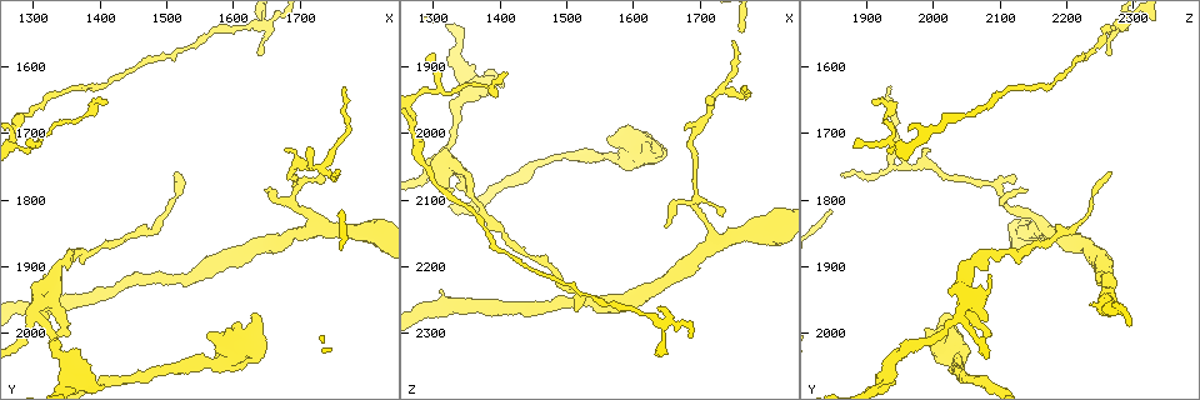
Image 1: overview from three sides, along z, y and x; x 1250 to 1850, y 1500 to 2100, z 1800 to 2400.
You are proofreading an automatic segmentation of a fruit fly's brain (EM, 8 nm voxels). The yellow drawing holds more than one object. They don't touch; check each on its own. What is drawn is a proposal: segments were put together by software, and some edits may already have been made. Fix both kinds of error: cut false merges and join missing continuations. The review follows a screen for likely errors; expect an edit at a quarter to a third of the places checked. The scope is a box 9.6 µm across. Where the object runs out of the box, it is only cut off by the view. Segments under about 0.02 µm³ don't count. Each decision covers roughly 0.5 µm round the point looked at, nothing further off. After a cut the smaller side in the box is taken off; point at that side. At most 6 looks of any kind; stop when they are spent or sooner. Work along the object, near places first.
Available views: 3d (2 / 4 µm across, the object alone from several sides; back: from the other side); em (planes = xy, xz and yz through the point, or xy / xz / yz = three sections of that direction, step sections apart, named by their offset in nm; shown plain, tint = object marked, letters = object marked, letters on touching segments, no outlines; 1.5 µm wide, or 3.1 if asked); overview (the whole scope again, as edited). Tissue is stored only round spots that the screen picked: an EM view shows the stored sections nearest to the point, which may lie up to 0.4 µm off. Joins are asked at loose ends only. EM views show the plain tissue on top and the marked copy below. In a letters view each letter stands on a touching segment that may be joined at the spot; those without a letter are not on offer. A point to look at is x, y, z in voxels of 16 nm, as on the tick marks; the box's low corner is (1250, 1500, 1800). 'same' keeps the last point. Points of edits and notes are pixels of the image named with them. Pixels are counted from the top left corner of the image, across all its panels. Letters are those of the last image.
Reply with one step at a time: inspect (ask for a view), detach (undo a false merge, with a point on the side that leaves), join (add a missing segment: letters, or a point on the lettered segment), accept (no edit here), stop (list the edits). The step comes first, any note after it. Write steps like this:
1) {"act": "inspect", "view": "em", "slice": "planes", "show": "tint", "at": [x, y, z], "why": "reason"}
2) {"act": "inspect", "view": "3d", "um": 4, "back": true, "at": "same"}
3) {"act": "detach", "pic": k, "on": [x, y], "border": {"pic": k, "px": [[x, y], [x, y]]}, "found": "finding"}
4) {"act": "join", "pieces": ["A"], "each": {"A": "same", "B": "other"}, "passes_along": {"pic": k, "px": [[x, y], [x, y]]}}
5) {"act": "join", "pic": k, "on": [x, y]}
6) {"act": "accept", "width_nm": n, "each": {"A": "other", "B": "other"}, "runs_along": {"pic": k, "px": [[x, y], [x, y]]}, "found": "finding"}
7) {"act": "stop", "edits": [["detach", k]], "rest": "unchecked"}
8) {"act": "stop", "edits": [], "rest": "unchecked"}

{"act": "inspect", "view": "em", "slice": "planes", "show": "letters", "at": [1735, 1770, 2120], "why": "thin end"}

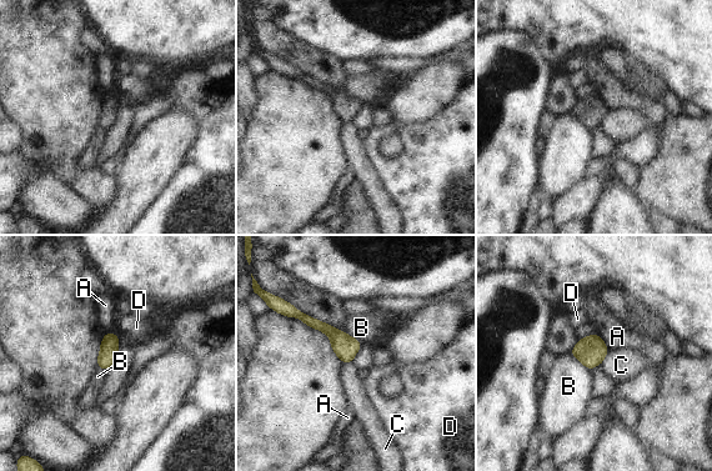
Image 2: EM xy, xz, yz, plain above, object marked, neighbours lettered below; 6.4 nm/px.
{"act": "accept", "each": {"A": "other", "B": "other", "C": "other", "D": "other"}, "runs_along": {"pic": 2, "px": [[295, 314], [324, 326], [350, 359]]}, "found": "no lettered segment goes on from it"}

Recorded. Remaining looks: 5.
{"act": "inspect", "view": "em", "slice": "planes", "show": "tint", "at": [1770, 1630, 1940], "why": "free end"}

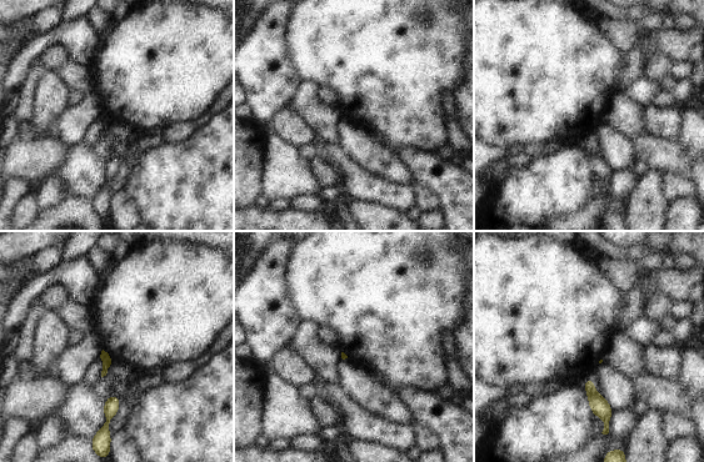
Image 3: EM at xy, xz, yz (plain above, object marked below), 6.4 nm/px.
{"act": "inspect", "view": "em", "slice": "planes", "show": "letters", "at": "same", "why": "what lies round it"}

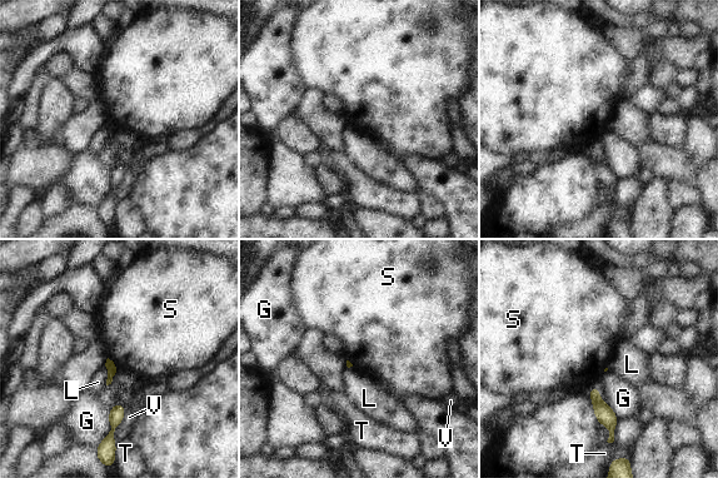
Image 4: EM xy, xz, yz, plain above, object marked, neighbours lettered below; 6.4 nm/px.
{"act": "accept", "each": {"G": "other", "L": "other", "S": "other", "T": "other", "V": "other"}, "border": {"pic": 4, "px": [[104, 366], [106, 368], [106, 384]]}, "found": "no lettered segment goes on from it"}

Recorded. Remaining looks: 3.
{"act": "inspect", "view": "em", "slice": "planes", "show": "letters", "at": [1640, 1580, 2265], "why": "branch stops here"}

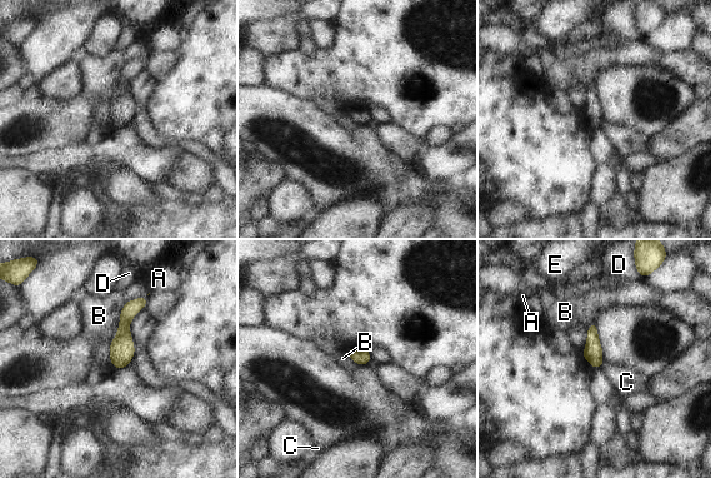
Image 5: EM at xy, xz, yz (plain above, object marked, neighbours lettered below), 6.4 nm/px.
{"act": "accept", "width_nm": 110, "each": {"A": "other", "B": "other", "C": "other", "D": "other", "E": "other"}, "found": "no lettered segment goes on from it"}

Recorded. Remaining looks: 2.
{"act": "stop", "edits": [], "rest": "unchecked"}

